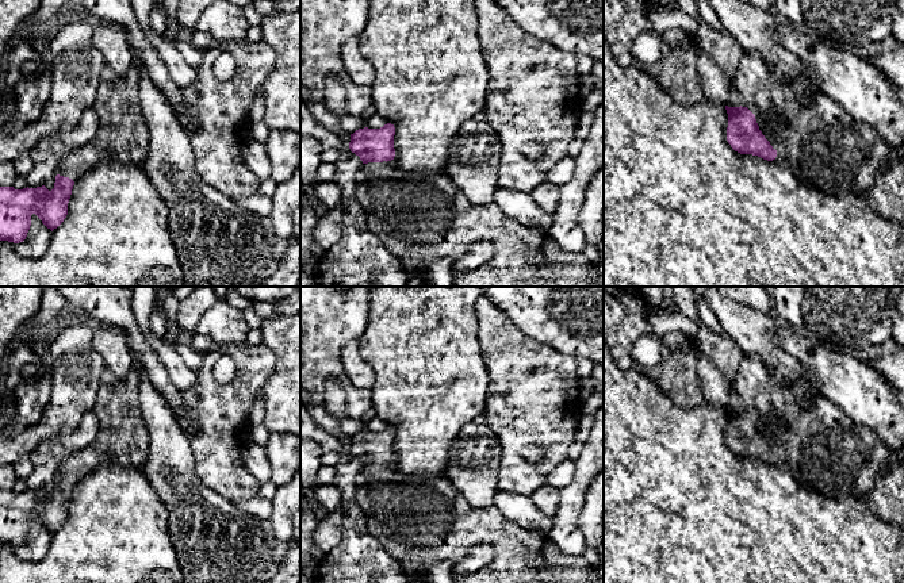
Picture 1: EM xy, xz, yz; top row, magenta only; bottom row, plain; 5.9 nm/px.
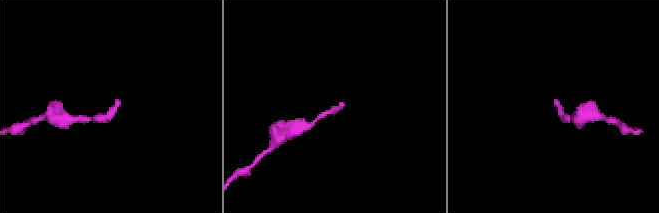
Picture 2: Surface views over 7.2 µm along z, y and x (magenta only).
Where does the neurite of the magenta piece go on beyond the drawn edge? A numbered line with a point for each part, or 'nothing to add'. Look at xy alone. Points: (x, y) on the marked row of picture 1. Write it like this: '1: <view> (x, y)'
1: xy (122, 134)

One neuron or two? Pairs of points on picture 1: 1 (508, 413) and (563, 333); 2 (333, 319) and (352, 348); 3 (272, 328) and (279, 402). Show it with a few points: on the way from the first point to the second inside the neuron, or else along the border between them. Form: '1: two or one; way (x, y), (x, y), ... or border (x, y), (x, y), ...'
1: two; border (524, 333), (563, 353), (571, 355), (577, 360)
2: two; border (356, 338), (341, 351), (341, 365), (347, 374)
3: one; way (286, 346), (286, 383)

